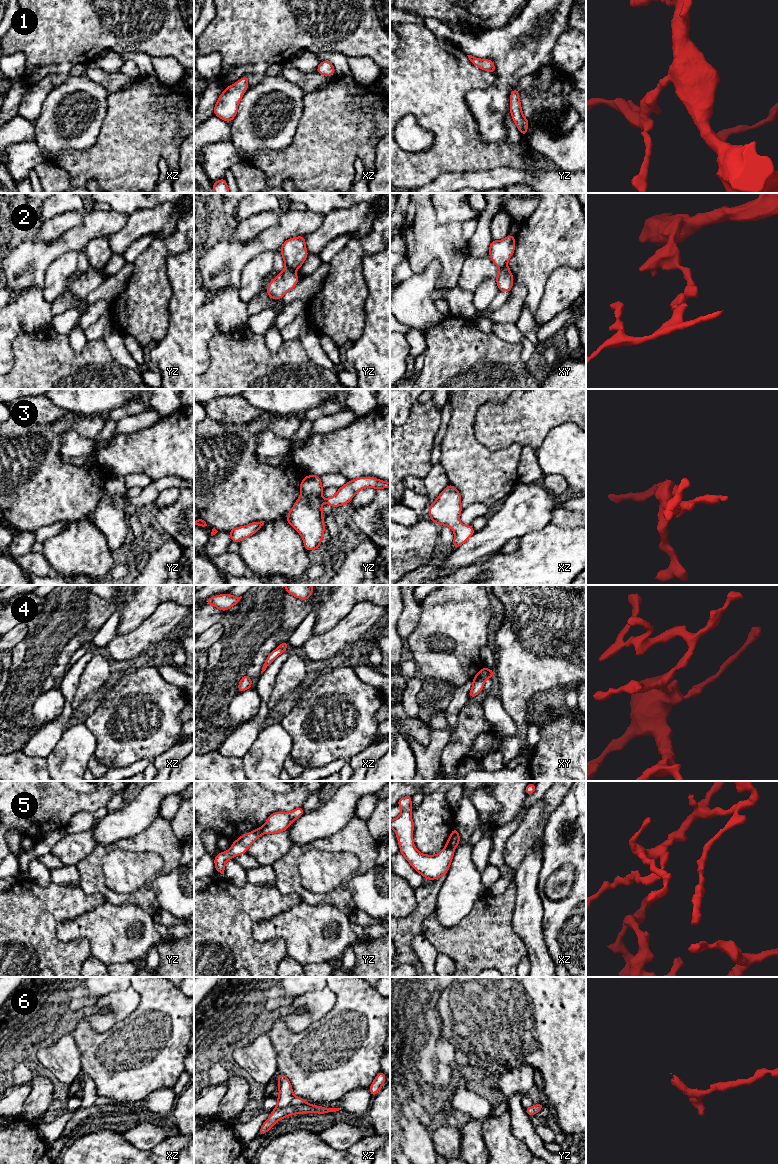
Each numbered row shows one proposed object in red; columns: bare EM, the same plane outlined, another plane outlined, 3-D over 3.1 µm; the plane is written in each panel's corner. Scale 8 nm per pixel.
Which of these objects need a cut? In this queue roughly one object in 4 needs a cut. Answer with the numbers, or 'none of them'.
2, 5

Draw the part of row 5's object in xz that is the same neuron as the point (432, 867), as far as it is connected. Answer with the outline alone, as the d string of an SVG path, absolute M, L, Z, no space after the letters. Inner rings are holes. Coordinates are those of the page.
M404 796L397 801L401 808L401 814L390 820L390 827L395 831L400 853L411 866L428 880L434 880L446 875L453 859L454 850L443 849L437 855L421 854L414 846L413 820L412 820L412 796Z

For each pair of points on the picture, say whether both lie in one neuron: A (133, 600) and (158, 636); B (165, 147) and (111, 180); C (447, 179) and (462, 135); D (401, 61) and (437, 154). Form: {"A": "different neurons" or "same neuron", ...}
{"A": "different neurons", "B": "same neuron", "C": "different neurons", "D": "same neuron"}

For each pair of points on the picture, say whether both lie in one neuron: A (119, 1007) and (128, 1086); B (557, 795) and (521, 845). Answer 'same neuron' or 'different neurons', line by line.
A: different neurons
B: same neuron

